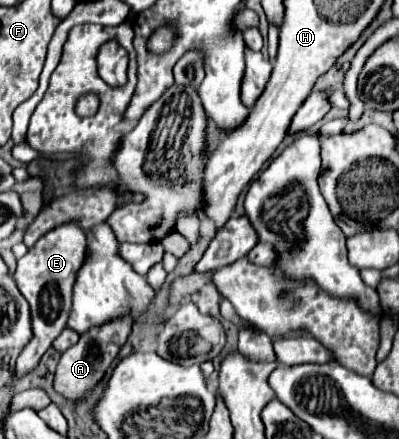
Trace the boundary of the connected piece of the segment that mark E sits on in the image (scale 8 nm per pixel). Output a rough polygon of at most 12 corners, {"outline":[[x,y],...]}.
{"outline":[[76,224],[44,234],[18,260],[34,336],[16,374],[36,368],[64,330],[86,254]]}

